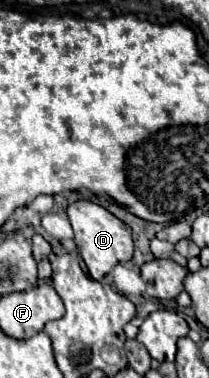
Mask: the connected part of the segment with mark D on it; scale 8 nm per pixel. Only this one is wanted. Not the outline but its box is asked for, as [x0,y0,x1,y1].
[67,201,133,281]

